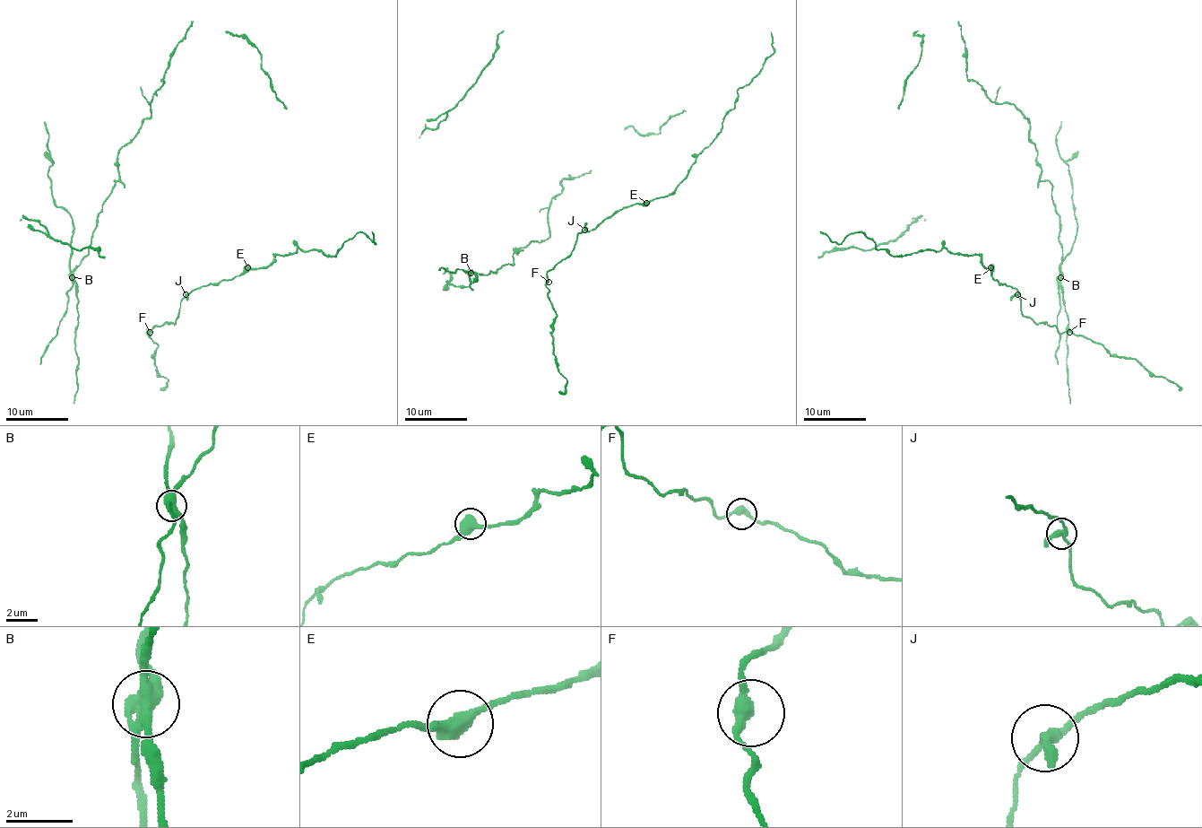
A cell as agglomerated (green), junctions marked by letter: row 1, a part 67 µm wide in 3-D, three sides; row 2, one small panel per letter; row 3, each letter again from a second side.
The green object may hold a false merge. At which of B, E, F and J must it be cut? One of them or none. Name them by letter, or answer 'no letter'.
B

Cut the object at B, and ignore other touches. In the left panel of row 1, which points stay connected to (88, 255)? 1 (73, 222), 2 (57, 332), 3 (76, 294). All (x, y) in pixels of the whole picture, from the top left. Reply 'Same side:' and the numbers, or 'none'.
Same side: 2

